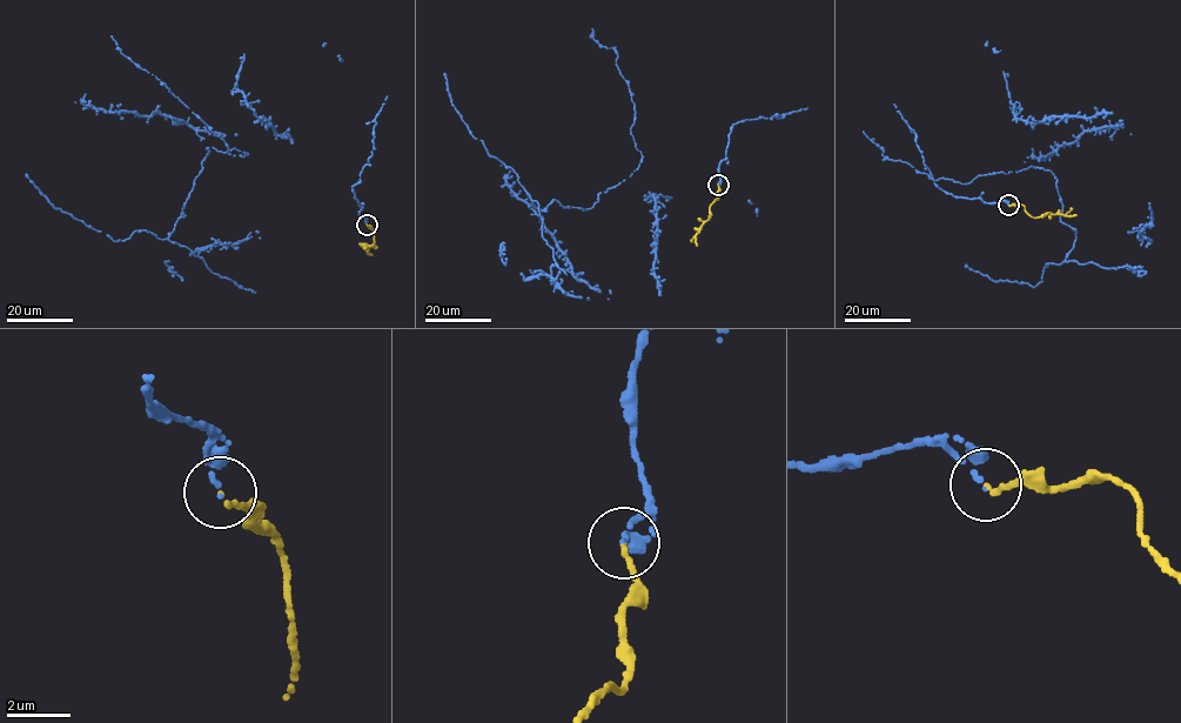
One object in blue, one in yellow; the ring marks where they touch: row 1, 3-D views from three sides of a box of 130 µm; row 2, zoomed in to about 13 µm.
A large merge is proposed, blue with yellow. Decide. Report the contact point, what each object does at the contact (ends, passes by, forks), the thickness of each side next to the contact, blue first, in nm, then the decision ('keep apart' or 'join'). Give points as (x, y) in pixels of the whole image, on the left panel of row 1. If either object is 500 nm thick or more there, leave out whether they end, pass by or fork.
(367, 225) | blue ends | yellow ends | 150/170 nm | join

